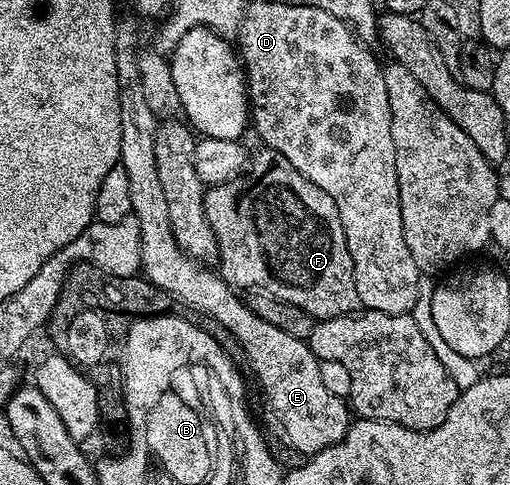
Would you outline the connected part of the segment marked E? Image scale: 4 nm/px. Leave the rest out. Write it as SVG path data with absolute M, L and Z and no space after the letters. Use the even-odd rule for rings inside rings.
M117 20L114 48L120 97L120 166L128 173L132 218L140 225L141 274L172 296L175 304L183 303L199 311L199 316L220 321L220 325L240 341L246 363L254 370L275 421L302 457L338 443L350 428L352 411L347 400L328 393L328 388L320 381L320 360L312 353L309 342L284 333L284 329L276 329L276 325L268 325L268 321L260 321L221 274L205 271L199 260L191 259L180 249L172 233L172 221L168 221L168 205L156 173L156 129L160 119L152 113L148 97L144 97L144 85L140 85L138 27L132 20Z

